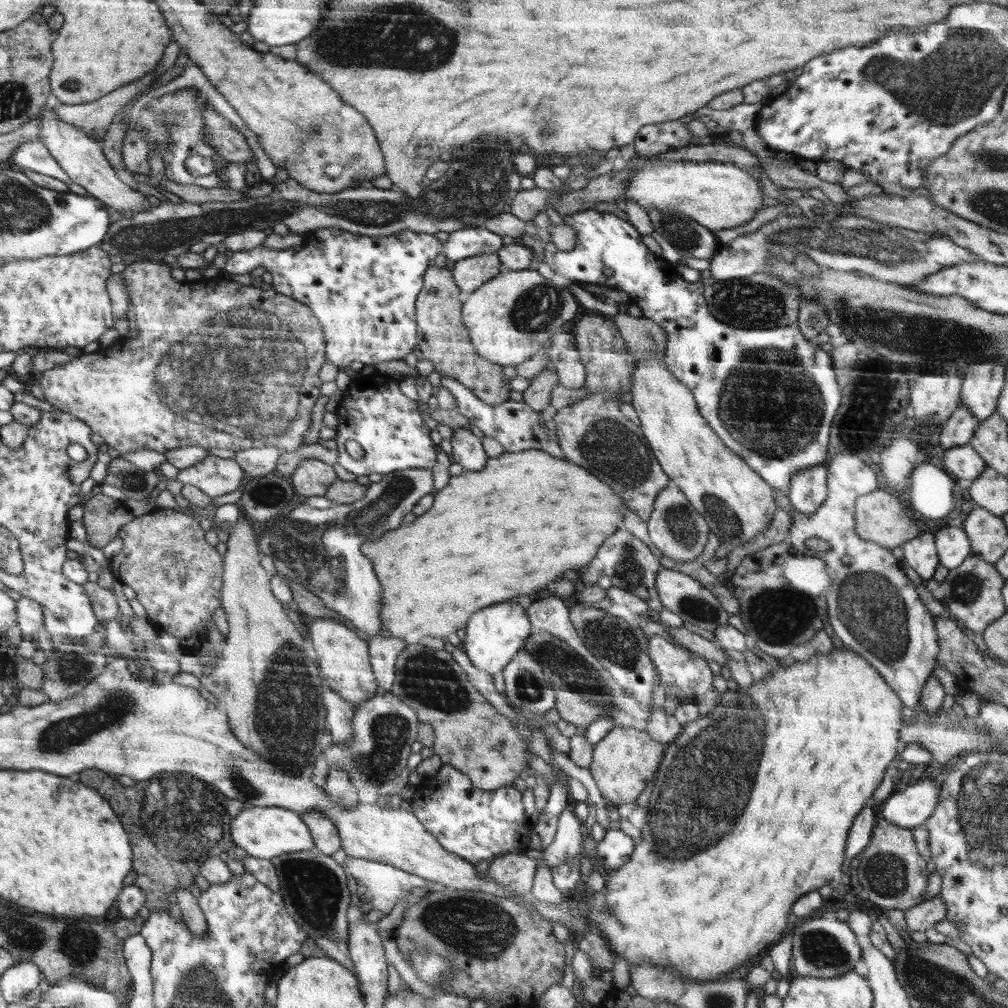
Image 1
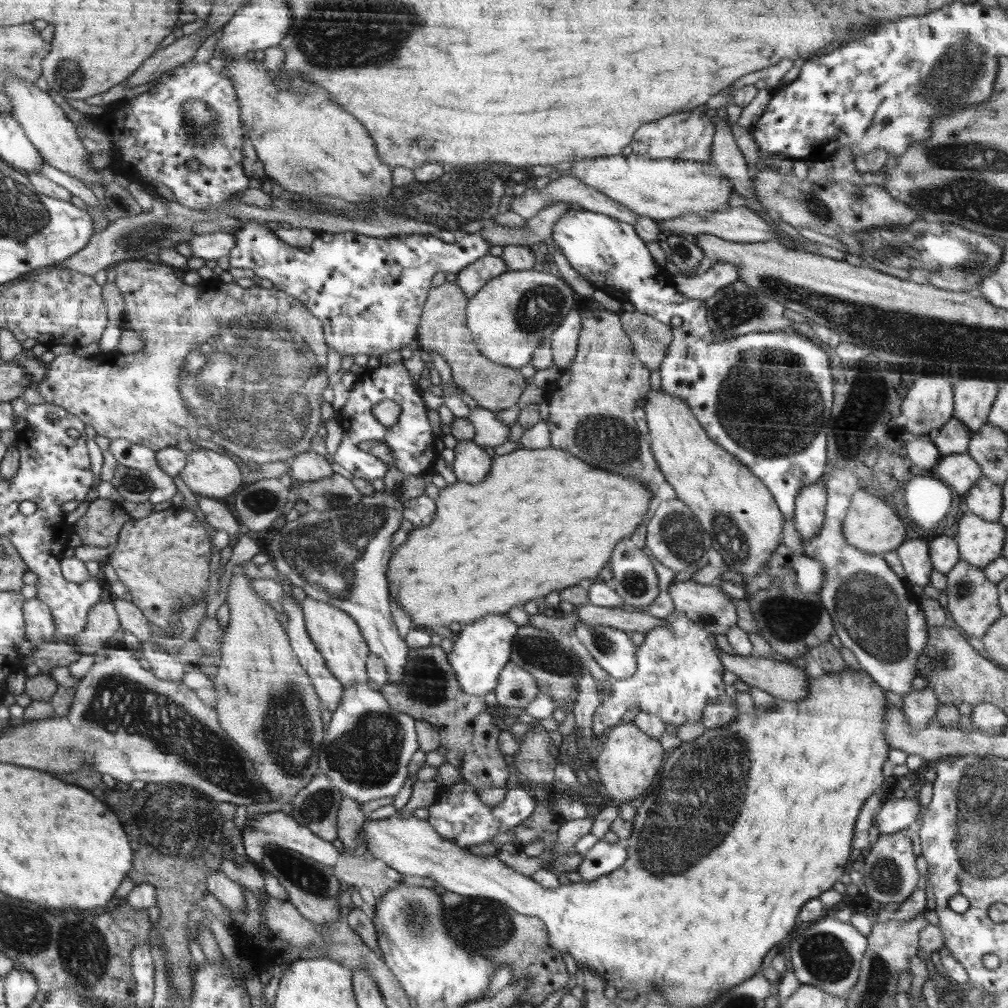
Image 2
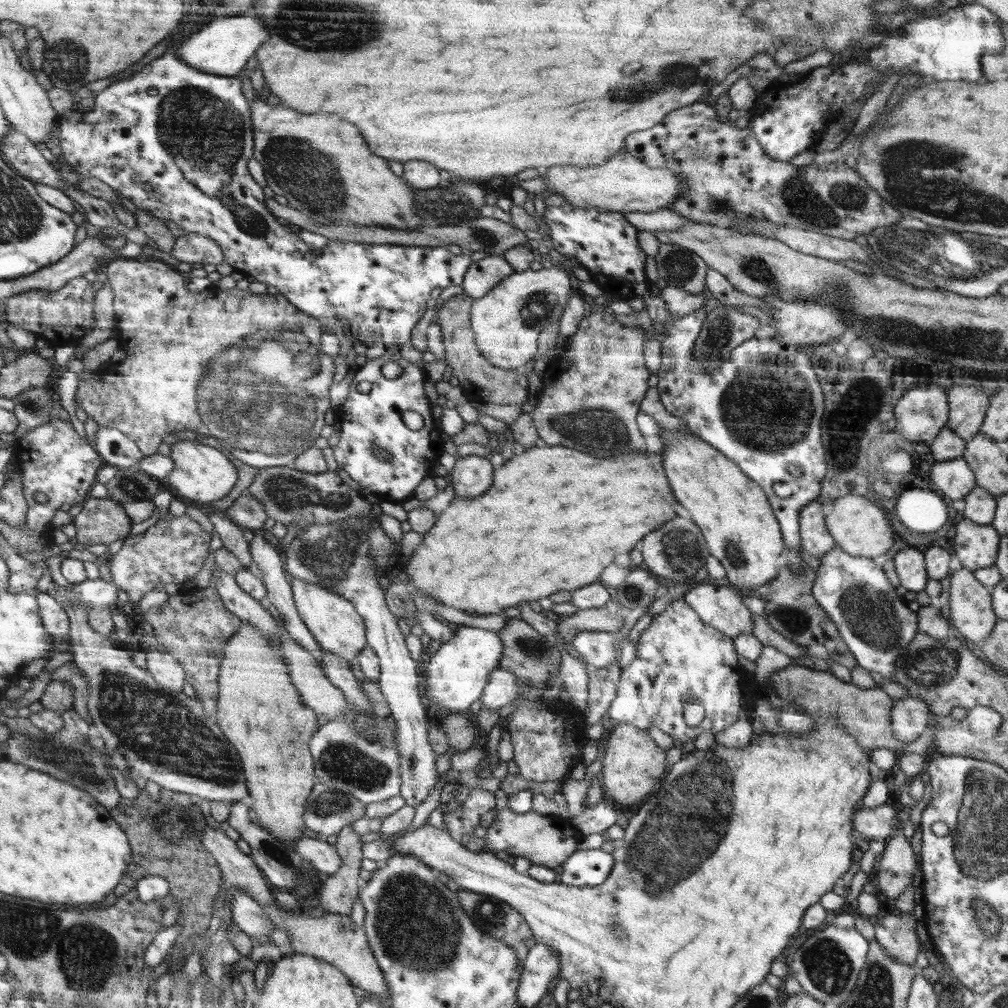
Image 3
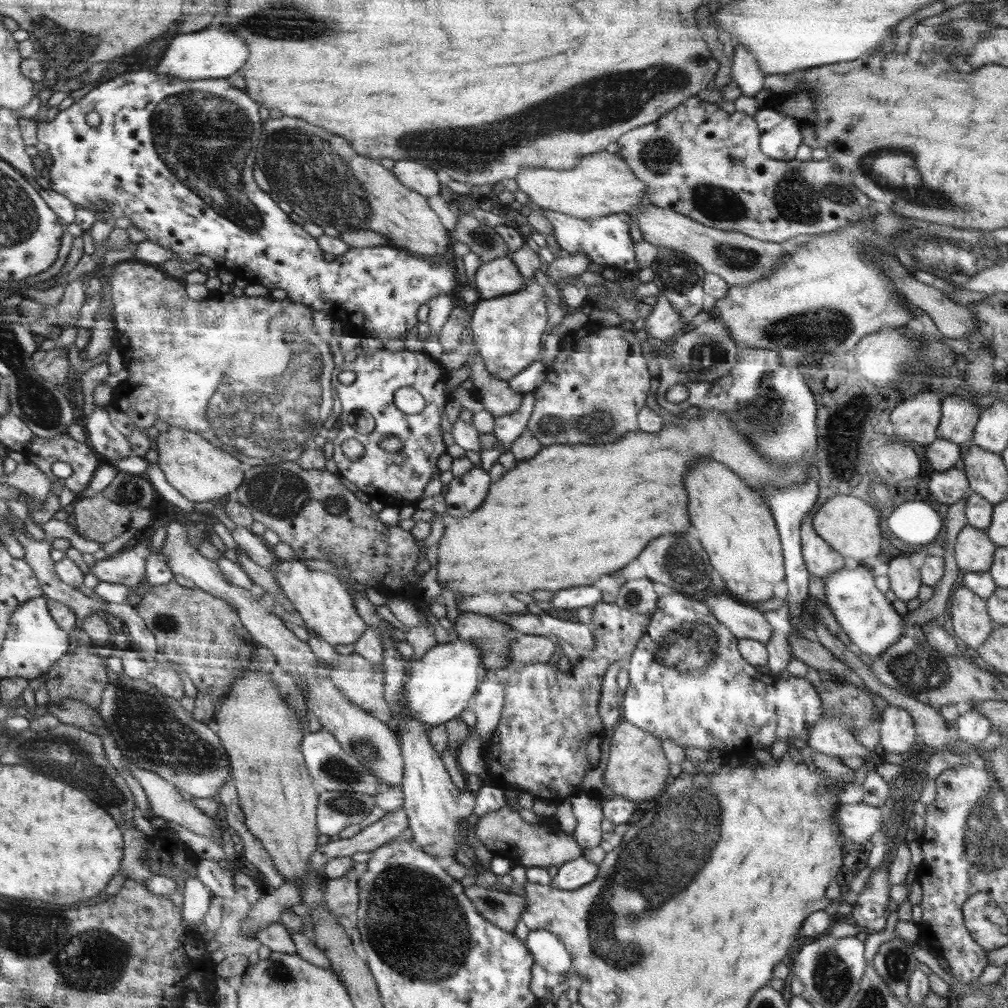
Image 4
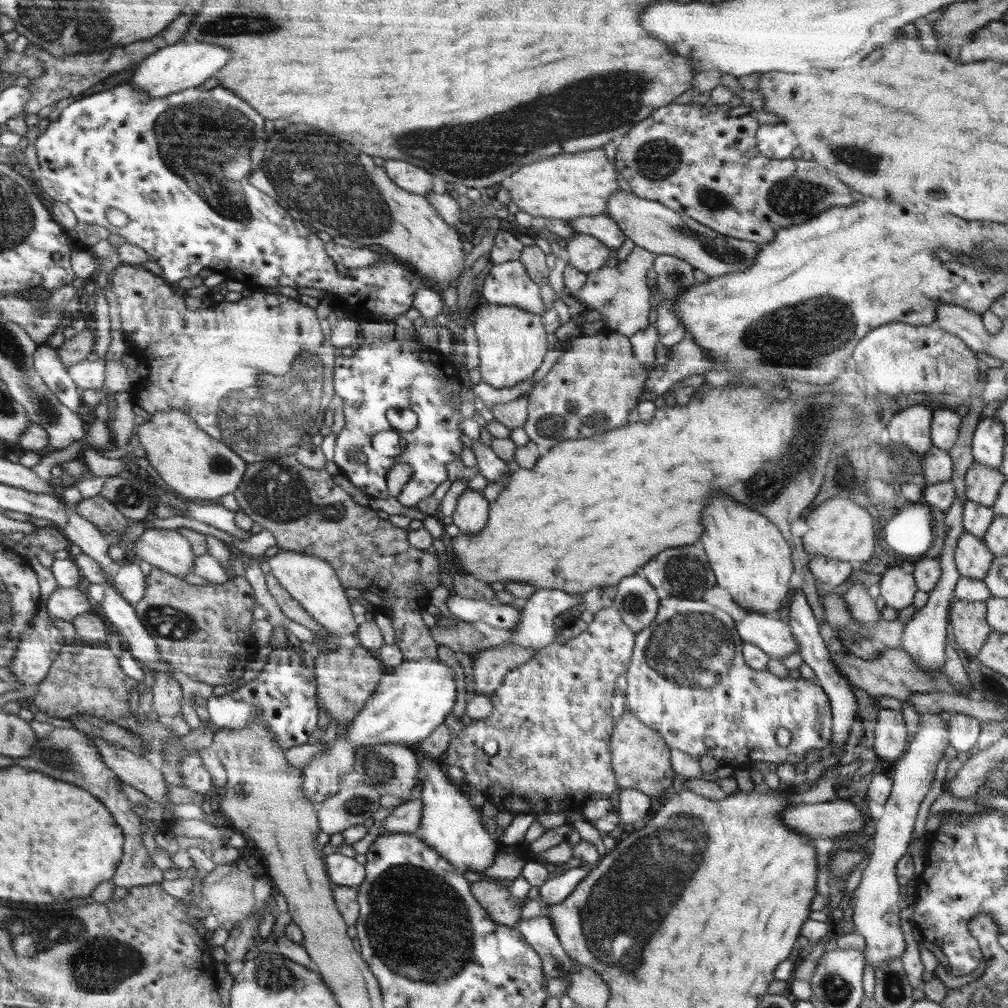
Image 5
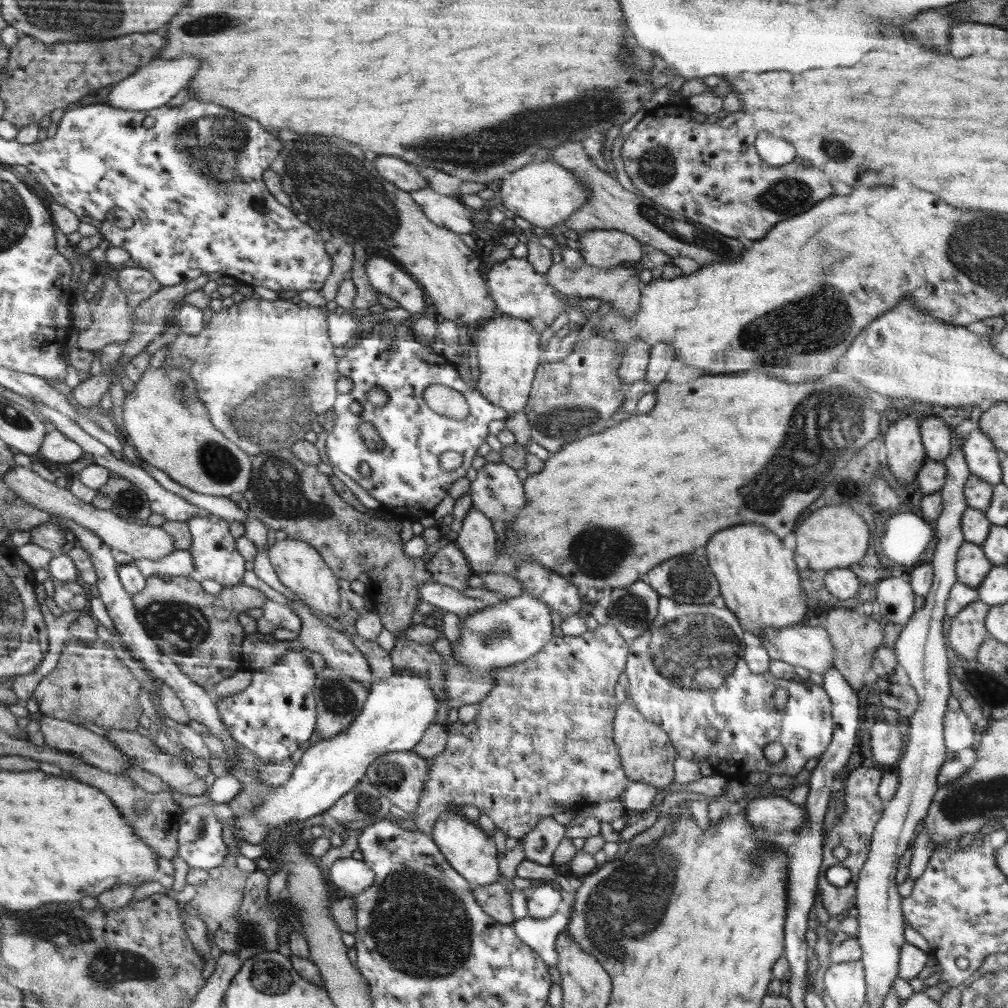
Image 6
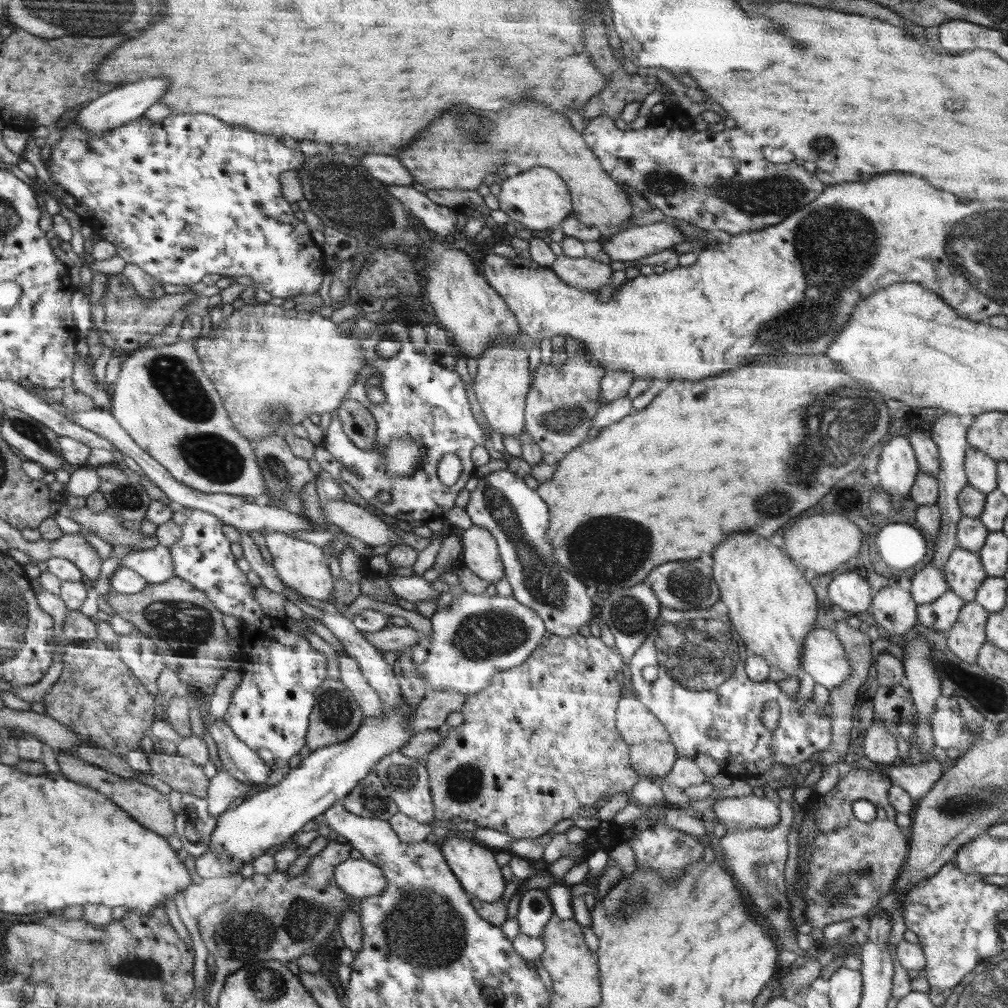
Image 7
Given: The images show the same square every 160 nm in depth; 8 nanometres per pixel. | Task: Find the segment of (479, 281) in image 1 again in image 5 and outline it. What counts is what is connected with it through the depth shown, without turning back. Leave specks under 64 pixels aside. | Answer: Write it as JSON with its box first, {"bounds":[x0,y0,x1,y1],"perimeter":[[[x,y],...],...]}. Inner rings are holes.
{"bounds":[479,260,546,317],"perimeter":[[[520,260],[493,265],[479,290],[481,302],[485,304],[517,306],[541,317],[546,312],[541,287],[530,280]]]}

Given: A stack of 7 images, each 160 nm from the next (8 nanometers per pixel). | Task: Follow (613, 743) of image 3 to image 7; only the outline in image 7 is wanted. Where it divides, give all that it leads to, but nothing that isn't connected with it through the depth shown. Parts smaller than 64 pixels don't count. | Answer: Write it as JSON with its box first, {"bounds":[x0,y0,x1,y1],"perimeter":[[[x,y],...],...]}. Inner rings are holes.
{"bounds":[618,690,679,777],"perimeter":[[[625,690],[622,695],[622,708],[618,708],[618,732],[626,736],[626,744],[630,744],[630,760],[638,776],[664,777],[673,770],[674,760],[679,757],[669,732],[649,708],[641,703],[636,692]]]}

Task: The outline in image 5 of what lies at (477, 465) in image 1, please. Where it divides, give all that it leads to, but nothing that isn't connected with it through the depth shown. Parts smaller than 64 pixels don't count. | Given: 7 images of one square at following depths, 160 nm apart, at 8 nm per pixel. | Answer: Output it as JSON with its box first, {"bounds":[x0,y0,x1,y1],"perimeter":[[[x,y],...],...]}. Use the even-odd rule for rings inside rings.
{"bounds":[449,489,489,535],"perimeter":[[[466,489],[456,501],[454,514],[449,522],[466,535],[478,535],[489,520],[489,502],[480,491]]]}

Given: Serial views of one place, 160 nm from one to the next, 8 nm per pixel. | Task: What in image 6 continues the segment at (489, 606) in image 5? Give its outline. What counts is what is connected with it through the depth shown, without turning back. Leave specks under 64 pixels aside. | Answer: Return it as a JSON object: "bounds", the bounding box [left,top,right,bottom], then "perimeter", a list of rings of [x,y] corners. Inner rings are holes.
{"bounds":[419,581,487,617],"perimeter":[[[428,581],[419,588],[422,602],[428,602],[437,607],[438,612],[453,612],[456,616],[464,617],[487,607],[480,599],[468,597],[455,588]]]}

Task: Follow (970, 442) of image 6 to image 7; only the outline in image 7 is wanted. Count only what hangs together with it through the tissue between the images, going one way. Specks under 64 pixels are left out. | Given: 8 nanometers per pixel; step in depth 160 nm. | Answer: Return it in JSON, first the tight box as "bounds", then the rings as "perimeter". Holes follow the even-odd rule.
{"bounds":[964,447,997,494],"perimeter":[[[972,447],[966,451],[964,463],[968,485],[988,494],[997,488],[997,462]]]}

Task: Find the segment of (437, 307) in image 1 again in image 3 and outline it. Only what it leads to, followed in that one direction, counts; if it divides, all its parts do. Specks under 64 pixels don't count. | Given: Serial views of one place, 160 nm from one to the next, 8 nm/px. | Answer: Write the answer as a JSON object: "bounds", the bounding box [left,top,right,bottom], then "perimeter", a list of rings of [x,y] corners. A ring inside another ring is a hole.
{"bounds":[434,293,529,406],"perimeter":[[[466,293],[457,294],[446,300],[434,314],[434,320],[441,328],[447,365],[452,368],[453,376],[460,381],[459,386],[471,402],[523,406],[529,399],[527,376],[517,369],[498,368],[478,348],[476,333],[470,330],[470,306],[474,301]]]}

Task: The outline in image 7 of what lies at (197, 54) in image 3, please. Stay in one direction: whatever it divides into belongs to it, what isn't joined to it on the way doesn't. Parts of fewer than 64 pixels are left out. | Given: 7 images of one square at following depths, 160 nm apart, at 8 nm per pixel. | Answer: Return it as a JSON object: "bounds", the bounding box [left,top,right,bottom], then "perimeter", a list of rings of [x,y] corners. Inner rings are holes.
{"bounds":[73,78,170,137],"perimeter":[[[146,78],[146,80],[138,80],[134,84],[117,86],[114,90],[100,96],[100,98],[90,101],[86,107],[76,109],[73,112],[73,121],[85,128],[87,135],[91,137],[111,131],[111,128],[132,123],[133,120],[140,119],[153,104],[157,103],[156,100],[160,100],[166,94],[168,84],[170,84],[168,78]]]}

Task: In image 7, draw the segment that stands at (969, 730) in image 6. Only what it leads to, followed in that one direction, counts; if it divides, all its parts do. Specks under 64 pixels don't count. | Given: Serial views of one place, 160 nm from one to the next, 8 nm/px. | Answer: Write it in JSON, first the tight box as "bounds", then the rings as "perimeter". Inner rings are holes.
{"bounds":[931,705,965,748],"perimeter":[[[941,705],[935,710],[931,718],[933,739],[940,748],[955,748],[958,746],[965,721],[959,712]]]}

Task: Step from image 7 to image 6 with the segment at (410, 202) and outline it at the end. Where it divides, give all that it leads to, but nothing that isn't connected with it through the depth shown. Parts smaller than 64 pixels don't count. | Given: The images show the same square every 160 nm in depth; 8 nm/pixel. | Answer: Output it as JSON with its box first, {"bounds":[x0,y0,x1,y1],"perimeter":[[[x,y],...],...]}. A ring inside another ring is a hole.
{"bounds":[409,186,475,234],"perimeter":[[[428,186],[409,193],[434,224],[458,234],[469,233],[475,227],[471,215],[458,198],[438,194]]]}

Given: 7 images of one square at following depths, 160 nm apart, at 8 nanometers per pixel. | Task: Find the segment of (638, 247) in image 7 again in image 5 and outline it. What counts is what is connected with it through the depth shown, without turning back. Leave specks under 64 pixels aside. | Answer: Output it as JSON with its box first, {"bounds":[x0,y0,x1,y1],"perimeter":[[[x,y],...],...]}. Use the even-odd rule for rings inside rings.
{"bounds":[567,234,616,273],"perimeter":[[[580,234],[570,237],[567,241],[568,262],[570,266],[580,272],[590,273],[605,266],[606,260],[616,254],[601,240],[589,234]]]}

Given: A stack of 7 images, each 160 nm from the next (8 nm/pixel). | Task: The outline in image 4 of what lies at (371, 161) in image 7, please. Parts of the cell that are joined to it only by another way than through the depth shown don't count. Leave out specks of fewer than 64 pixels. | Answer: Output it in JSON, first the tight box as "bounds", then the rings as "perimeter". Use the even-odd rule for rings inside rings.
{"bounds":[392,161,440,196],"perimeter":[[[396,161],[392,170],[394,176],[398,176],[398,181],[416,192],[422,193],[422,196],[434,196],[440,192],[440,183],[436,172],[431,168],[422,166],[419,162]]]}

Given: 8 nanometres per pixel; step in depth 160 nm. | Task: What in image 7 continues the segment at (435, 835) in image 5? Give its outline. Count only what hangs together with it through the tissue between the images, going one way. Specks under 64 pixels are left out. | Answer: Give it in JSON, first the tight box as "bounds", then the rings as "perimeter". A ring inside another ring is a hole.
{"bounds":[439,833,506,903],"perimeter":[[[465,833],[454,835],[440,844],[439,847],[444,853],[449,868],[453,870],[454,876],[457,876],[462,888],[465,888],[465,893],[468,893],[472,898],[476,897],[478,900],[490,903],[494,902],[494,900],[500,900],[500,896],[502,896],[504,888],[506,888],[506,882],[504,882],[504,878],[500,874],[500,868],[498,868],[496,860],[494,860],[494,854],[488,850],[488,847],[478,846],[476,841],[468,838]]]}

